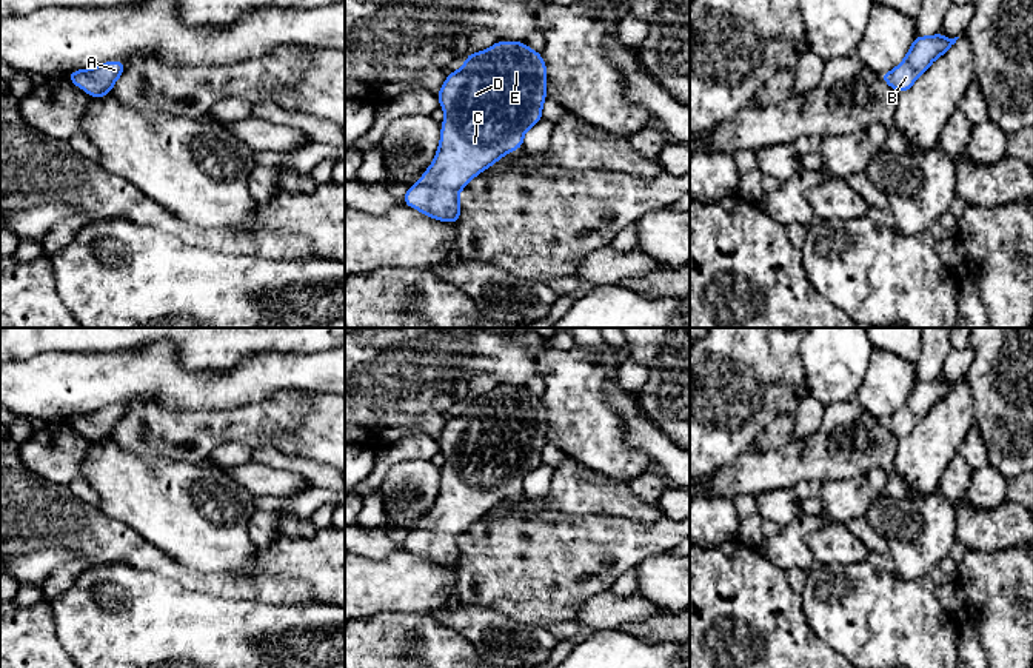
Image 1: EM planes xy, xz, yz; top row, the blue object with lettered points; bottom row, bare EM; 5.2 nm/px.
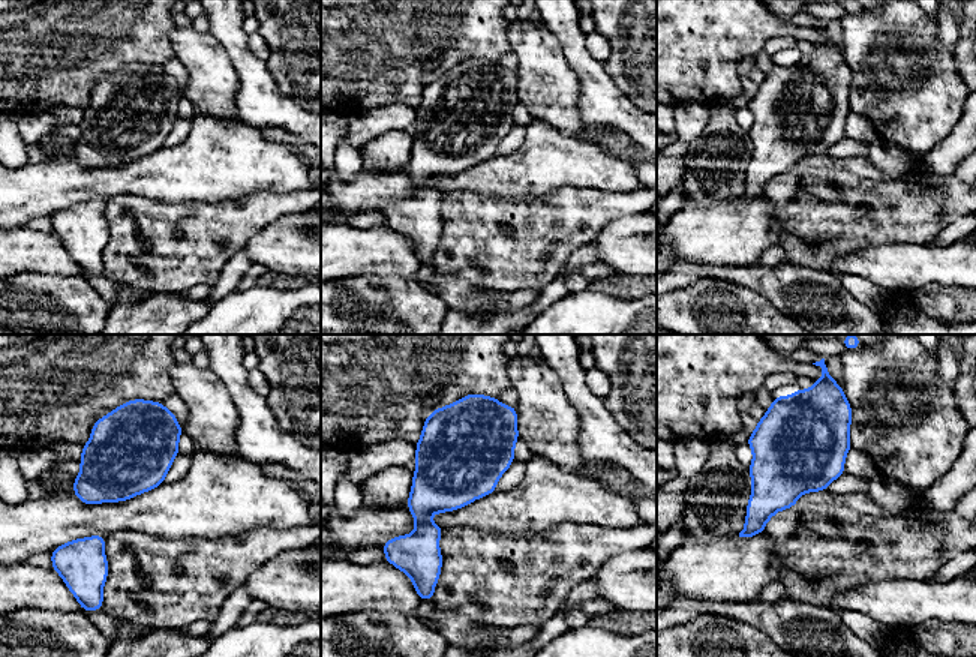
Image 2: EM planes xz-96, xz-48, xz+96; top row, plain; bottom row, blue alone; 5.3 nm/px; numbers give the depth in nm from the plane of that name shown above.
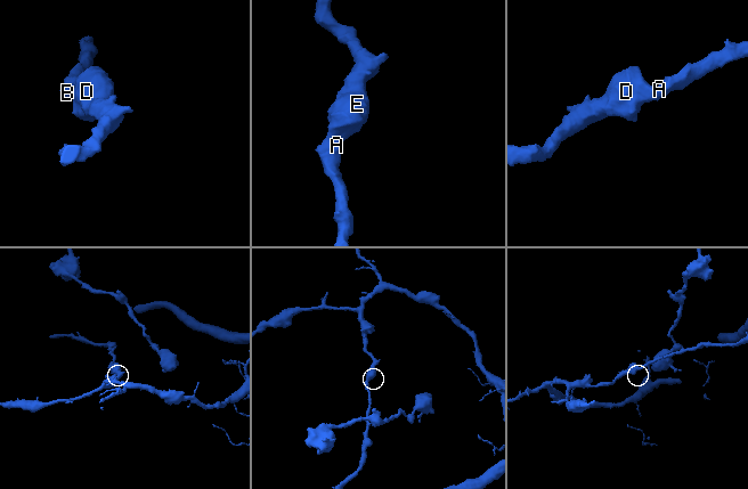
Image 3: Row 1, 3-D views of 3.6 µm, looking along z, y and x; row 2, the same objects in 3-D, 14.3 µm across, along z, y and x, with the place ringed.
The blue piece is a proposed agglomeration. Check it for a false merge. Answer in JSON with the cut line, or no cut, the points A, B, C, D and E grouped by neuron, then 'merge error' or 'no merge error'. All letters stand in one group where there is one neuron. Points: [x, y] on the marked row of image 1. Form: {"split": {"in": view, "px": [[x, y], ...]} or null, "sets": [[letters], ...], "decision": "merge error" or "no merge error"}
{"split": null, "sets": [["A", "B", "C", "D", "E"]], "decision": "no merge error"}

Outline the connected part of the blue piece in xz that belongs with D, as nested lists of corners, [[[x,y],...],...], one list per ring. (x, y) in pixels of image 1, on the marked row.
[[[497,42],[468,54],[459,71],[448,72],[437,92],[445,120],[436,157],[402,202],[436,220],[459,223],[459,192],[510,151],[522,148],[523,134],[542,120],[547,86],[547,65],[527,43]]]

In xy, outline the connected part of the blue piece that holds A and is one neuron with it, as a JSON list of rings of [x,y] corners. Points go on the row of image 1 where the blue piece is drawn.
[[[111,60],[108,63],[68,72],[68,78],[86,94],[102,99],[112,91],[114,83],[125,71],[125,63]]]

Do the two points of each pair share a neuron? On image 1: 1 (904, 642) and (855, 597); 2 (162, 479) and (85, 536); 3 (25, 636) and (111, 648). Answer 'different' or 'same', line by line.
1: same
2: different
3: different

